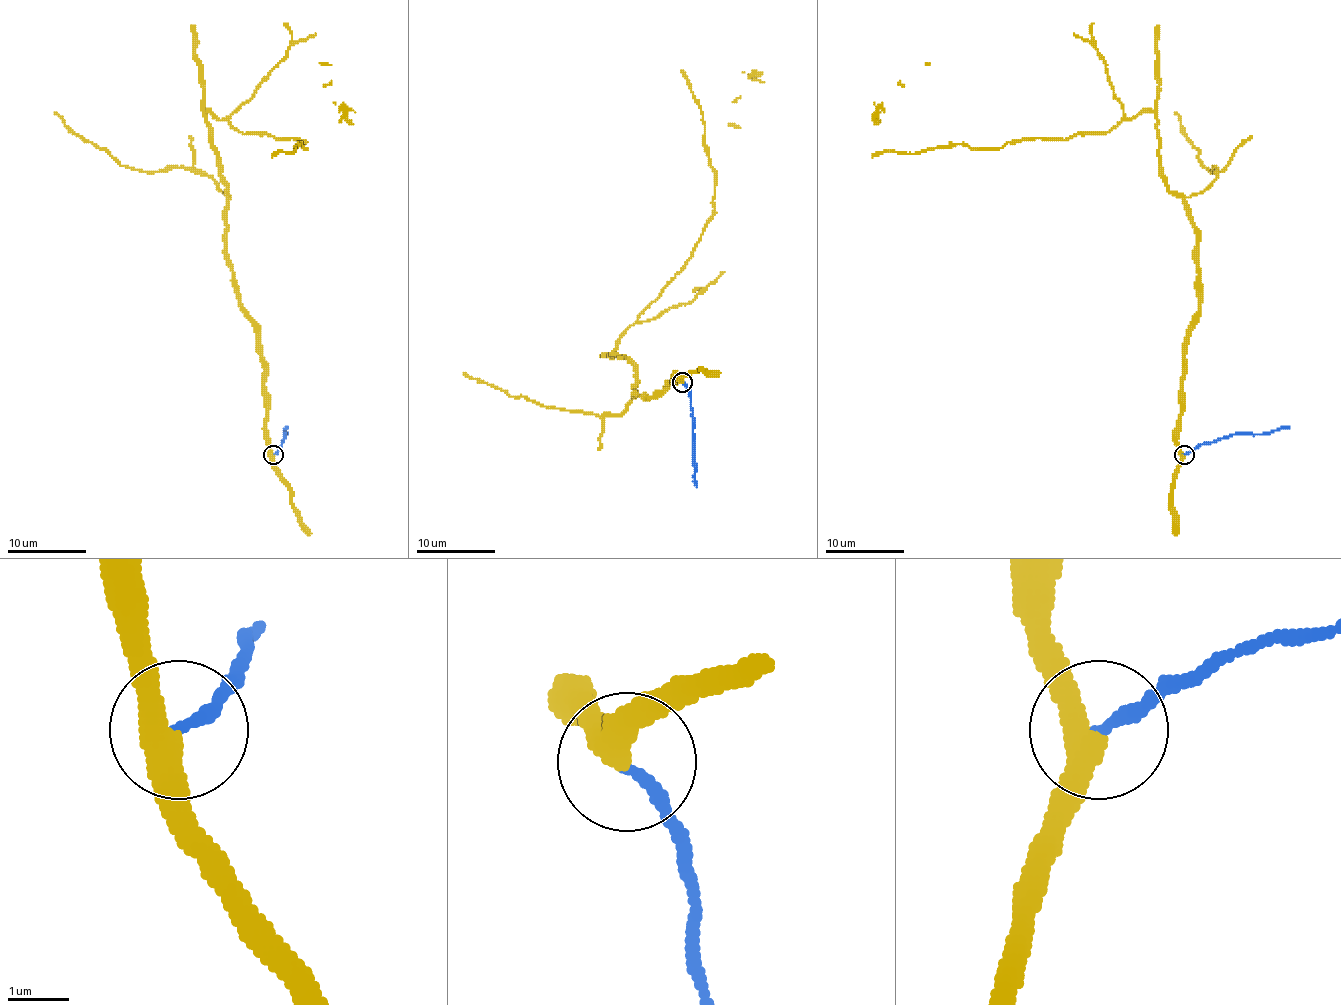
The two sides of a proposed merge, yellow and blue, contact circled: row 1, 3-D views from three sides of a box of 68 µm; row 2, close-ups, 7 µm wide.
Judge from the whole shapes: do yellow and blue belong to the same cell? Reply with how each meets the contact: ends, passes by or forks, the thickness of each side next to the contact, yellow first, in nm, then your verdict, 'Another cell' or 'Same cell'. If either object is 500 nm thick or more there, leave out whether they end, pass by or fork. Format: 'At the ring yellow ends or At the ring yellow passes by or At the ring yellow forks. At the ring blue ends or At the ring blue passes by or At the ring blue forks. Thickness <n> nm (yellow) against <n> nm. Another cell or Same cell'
At the ring yellow passes by. At the ring blue ends. Thickness 400 nm (yellow) against 200 nm. Same cell

